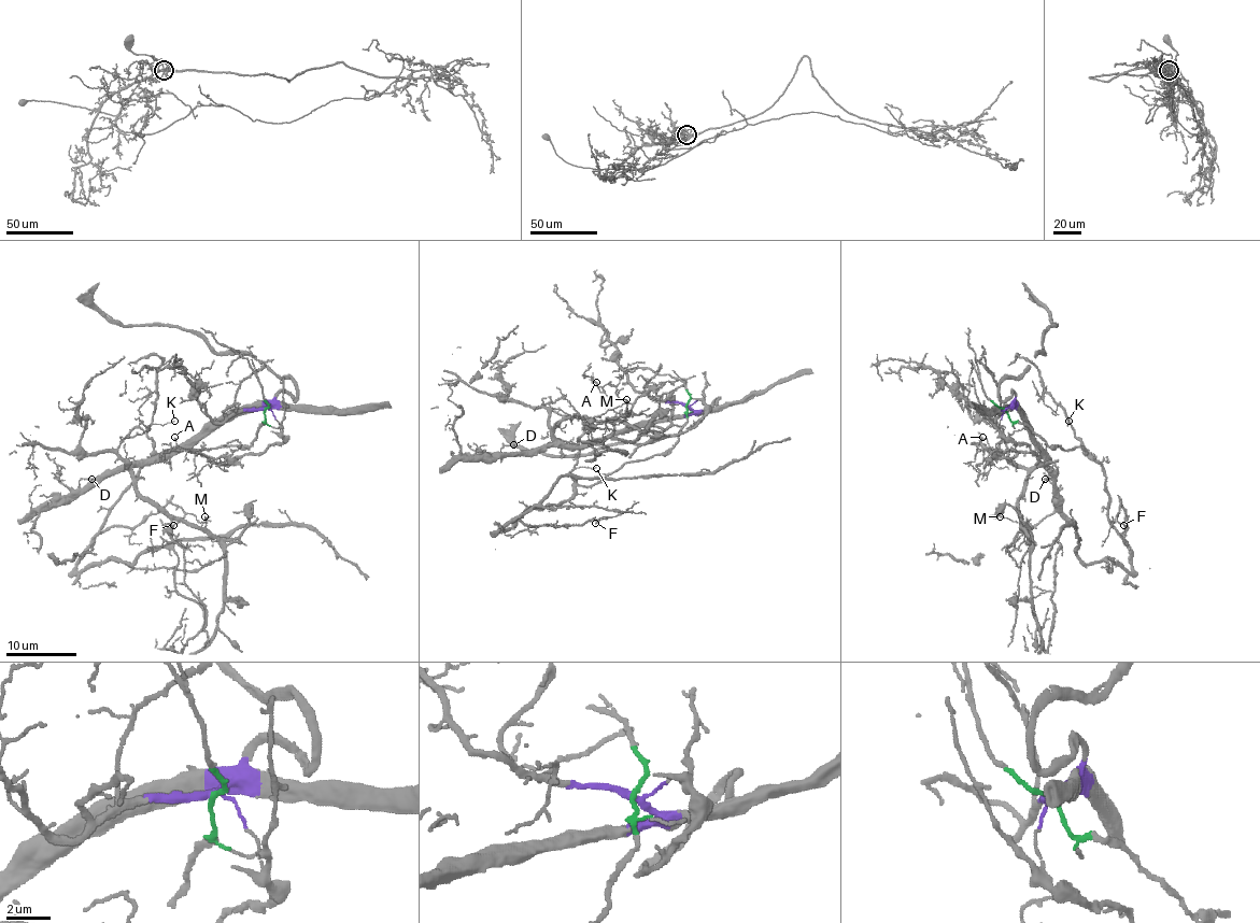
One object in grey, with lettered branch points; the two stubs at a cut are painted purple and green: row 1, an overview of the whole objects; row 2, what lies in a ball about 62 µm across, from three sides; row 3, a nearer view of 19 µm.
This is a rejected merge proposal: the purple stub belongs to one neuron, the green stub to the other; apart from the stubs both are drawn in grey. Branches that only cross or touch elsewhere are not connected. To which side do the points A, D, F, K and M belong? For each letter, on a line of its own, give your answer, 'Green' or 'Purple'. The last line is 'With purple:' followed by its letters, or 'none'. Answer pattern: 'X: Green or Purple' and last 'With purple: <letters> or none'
A: Purple
D: Purple
F: Green
K: Green
M: Purple
With purple: A, D, M

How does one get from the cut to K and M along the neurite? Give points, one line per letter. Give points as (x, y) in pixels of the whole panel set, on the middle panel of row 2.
K: (684, 405), (687, 423), (669, 450), (625, 462), (589, 486), (580, 486), (569, 474), (578, 467), (595, 467)
M: (684, 405), (687, 414), (646, 420), (580, 446), (553, 434), (564, 420), (622, 420), (627, 399)

